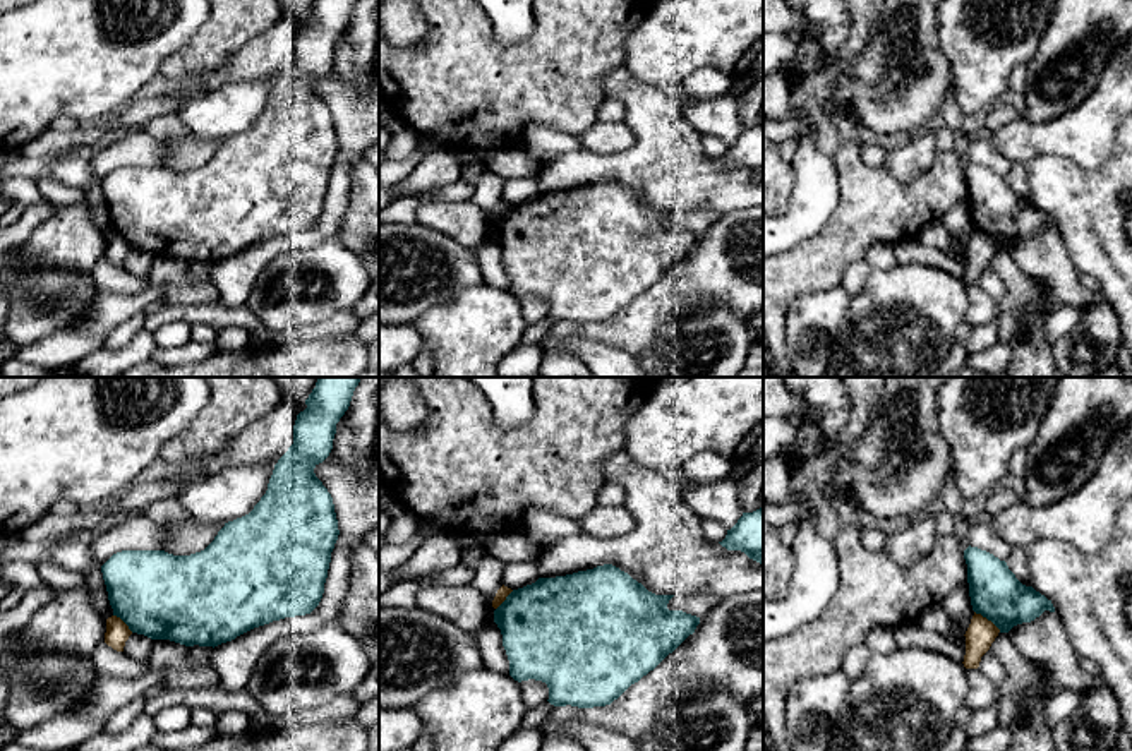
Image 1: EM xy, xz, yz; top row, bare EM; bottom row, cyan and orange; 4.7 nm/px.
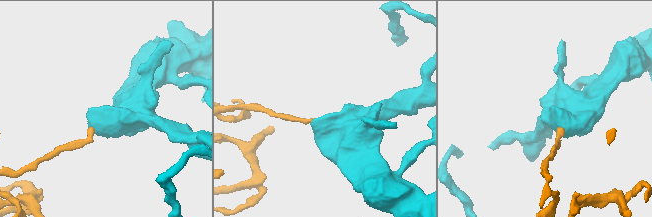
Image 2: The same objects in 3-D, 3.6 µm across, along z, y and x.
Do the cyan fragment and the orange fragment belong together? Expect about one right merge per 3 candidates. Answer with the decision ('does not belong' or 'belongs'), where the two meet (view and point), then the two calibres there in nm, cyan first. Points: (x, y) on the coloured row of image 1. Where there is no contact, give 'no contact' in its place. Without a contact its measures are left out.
does not belong | yz (988, 619) | 240/140 nm

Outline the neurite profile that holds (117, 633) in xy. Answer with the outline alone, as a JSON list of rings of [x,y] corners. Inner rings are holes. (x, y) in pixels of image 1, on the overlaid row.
[[[117,616],[106,619],[105,643],[117,652],[123,652],[125,641],[132,631],[129,626]]]

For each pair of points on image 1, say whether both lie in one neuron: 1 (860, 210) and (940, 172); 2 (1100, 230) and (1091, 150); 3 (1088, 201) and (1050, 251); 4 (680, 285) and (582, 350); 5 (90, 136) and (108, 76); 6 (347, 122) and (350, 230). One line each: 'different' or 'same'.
1: same
2: different
3: different
4: different
5: different
6: different

